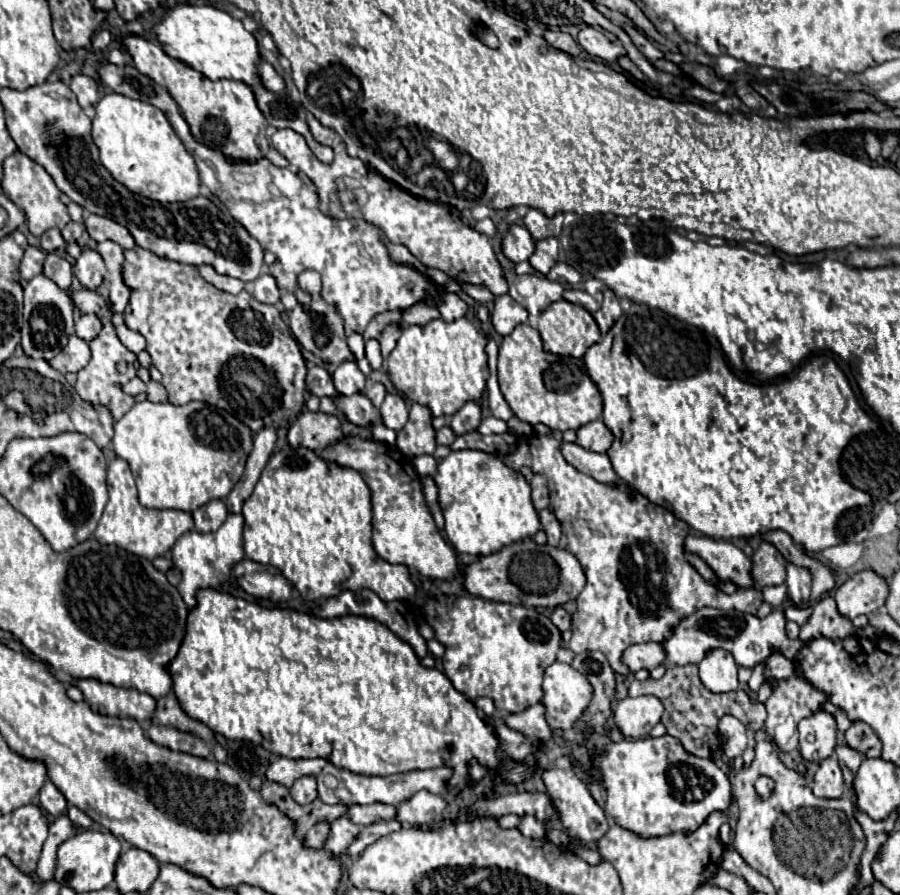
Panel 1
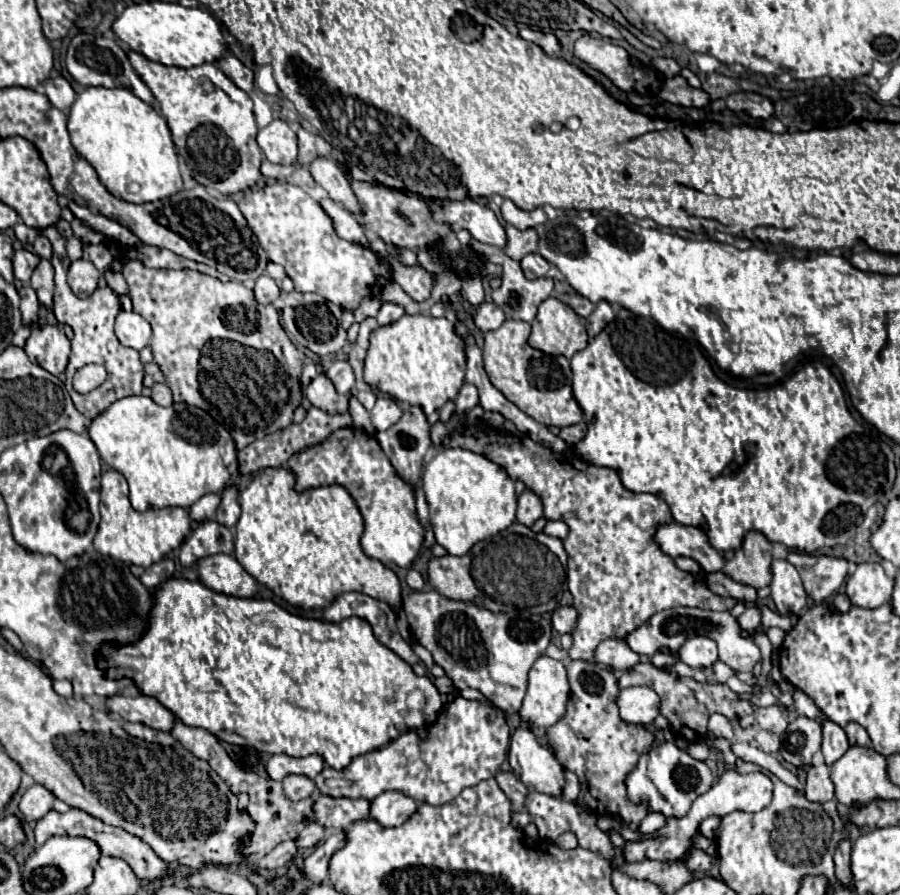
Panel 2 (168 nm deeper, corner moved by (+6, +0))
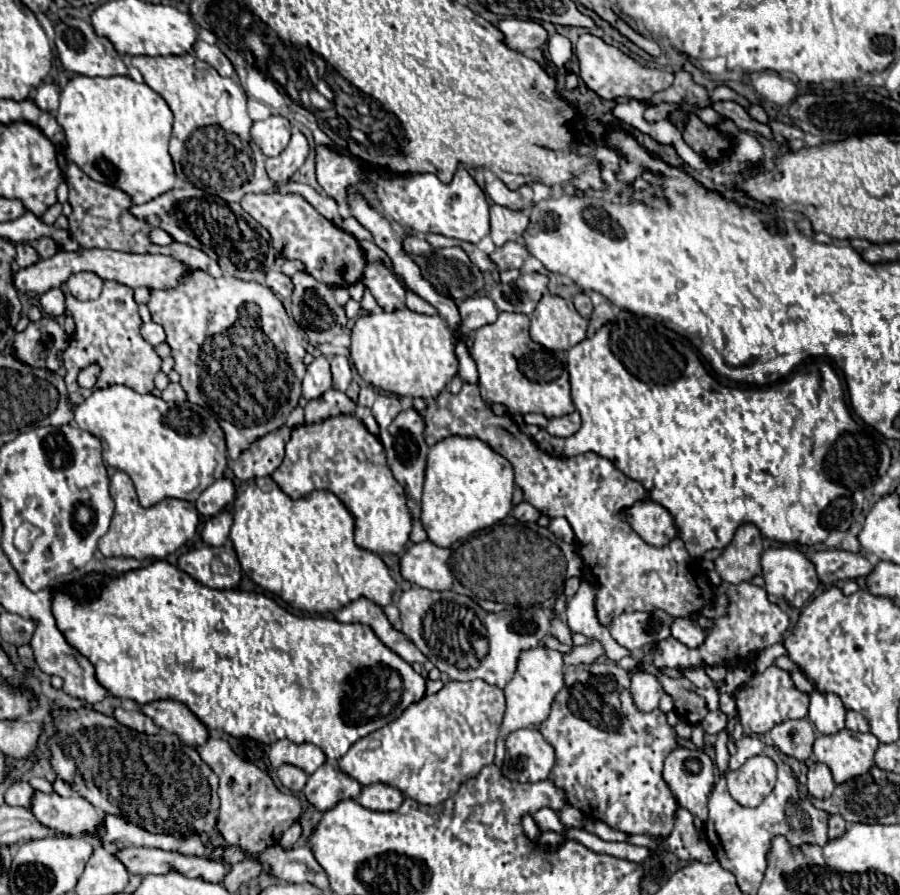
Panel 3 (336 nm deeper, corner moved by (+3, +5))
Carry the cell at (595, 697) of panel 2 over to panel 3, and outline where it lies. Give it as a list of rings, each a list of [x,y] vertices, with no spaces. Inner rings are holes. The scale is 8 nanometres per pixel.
[[[615,662],[603,664],[577,664],[565,668],[565,686],[553,702],[553,710],[545,722],[541,722],[539,732],[555,748],[555,766],[549,774],[561,790],[565,790],[569,804],[579,808],[587,818],[601,820],[607,826],[621,830],[625,834],[645,834],[645,836],[669,836],[673,830],[673,812],[677,802],[665,786],[661,772],[663,760],[669,750],[677,748],[675,732],[667,724],[661,710],[641,714],[629,694],[629,672],[625,672]]]

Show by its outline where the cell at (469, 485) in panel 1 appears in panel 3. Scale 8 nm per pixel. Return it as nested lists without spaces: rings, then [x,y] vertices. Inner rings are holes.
[[[451,436],[437,442],[427,456],[421,522],[433,544],[449,548],[469,534],[489,528],[513,510],[513,468],[485,442]]]

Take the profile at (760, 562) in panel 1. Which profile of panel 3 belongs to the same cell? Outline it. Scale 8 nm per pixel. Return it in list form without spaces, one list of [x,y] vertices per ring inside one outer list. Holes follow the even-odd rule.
[[[745,524],[737,530],[733,542],[715,560],[715,570],[723,582],[741,584],[743,580],[753,580],[761,574],[761,554],[763,536],[757,526]]]

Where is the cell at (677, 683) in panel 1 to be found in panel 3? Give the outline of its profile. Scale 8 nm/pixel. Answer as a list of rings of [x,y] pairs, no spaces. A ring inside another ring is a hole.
[[[641,658],[637,662],[635,672],[649,672],[653,674],[663,690],[673,698],[675,712],[679,720],[697,726],[711,711],[719,709],[719,693],[715,688],[698,688],[693,686],[687,678],[671,678],[663,674],[659,668],[653,666],[649,658]]]

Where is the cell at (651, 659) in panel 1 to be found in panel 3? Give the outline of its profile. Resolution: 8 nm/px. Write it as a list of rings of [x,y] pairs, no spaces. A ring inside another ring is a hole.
[[[589,640],[585,646],[573,648],[573,652],[565,654],[563,658],[565,658],[565,664],[581,664],[581,662],[583,664],[591,664],[591,662],[595,662],[601,656],[605,656],[603,644],[597,642],[597,640]]]

